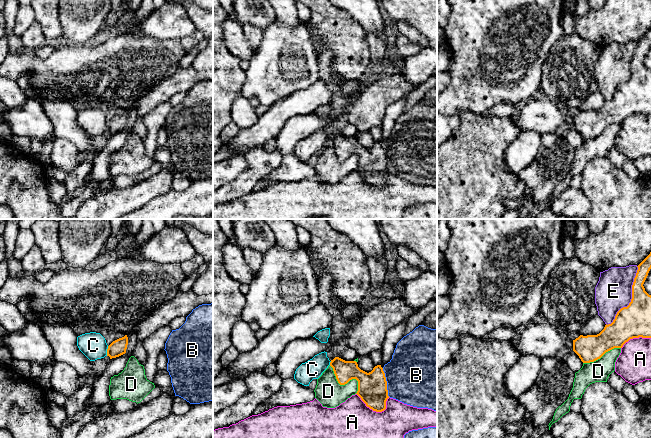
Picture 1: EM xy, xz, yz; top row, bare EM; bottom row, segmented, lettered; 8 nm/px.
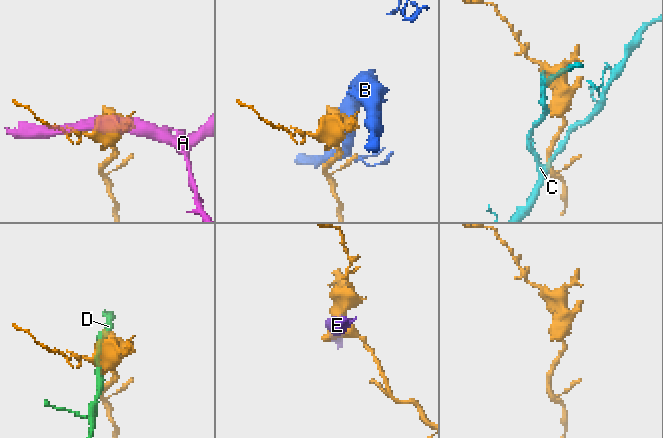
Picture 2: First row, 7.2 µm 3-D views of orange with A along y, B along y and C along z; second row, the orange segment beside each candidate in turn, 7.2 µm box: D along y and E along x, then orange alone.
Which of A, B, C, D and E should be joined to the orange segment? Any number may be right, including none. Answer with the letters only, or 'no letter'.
no letter

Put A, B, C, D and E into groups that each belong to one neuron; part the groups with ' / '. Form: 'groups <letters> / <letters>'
groups A / B / C / D / E

